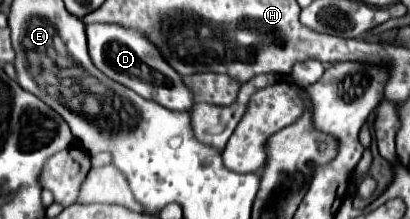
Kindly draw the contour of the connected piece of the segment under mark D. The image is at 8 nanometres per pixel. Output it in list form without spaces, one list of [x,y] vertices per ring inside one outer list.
[[[90,24],[86,26],[88,52],[94,66],[110,80],[138,92],[138,96],[146,100],[154,100],[170,110],[190,110],[192,108],[192,92],[182,82],[180,74],[174,72],[166,60],[160,56],[156,46],[152,46],[146,36],[134,30],[126,30],[116,24]]]

